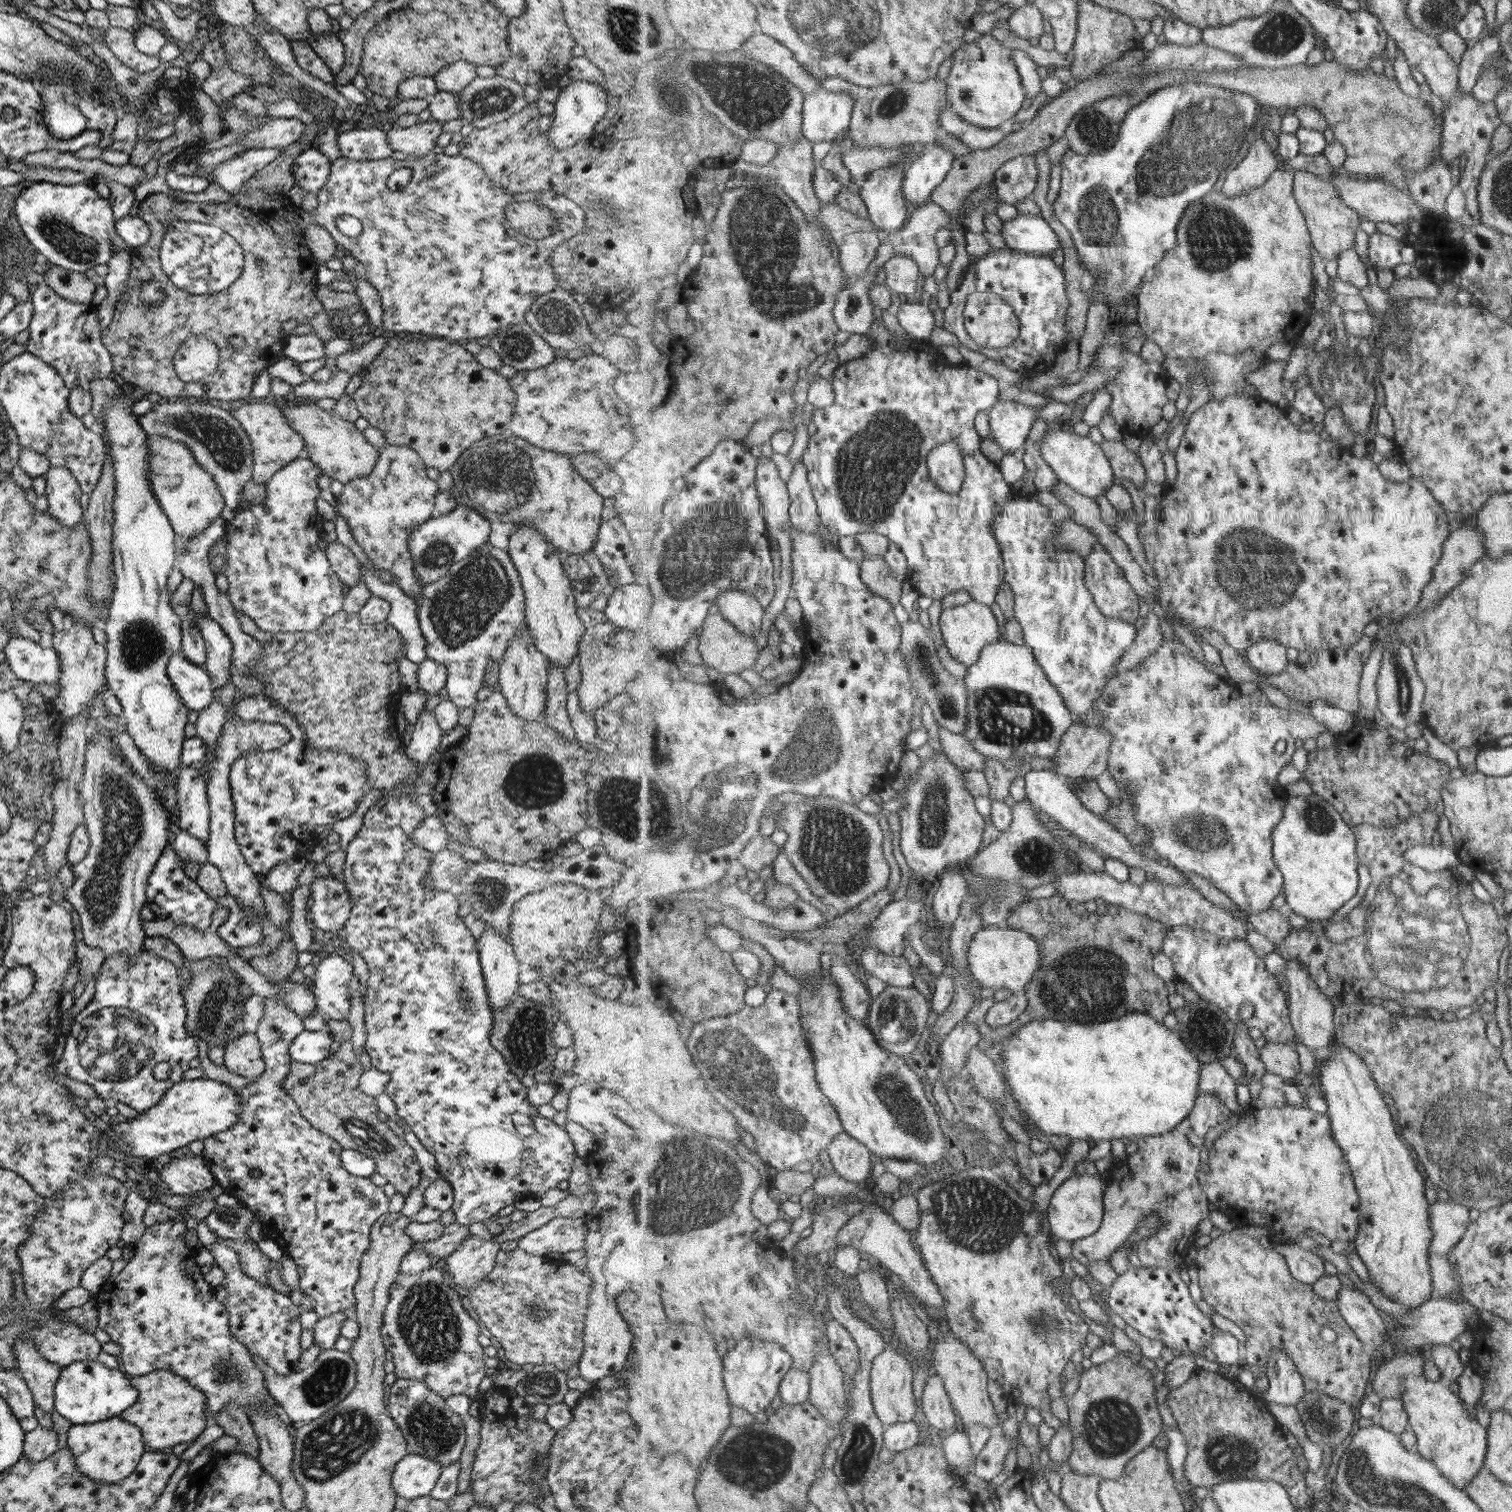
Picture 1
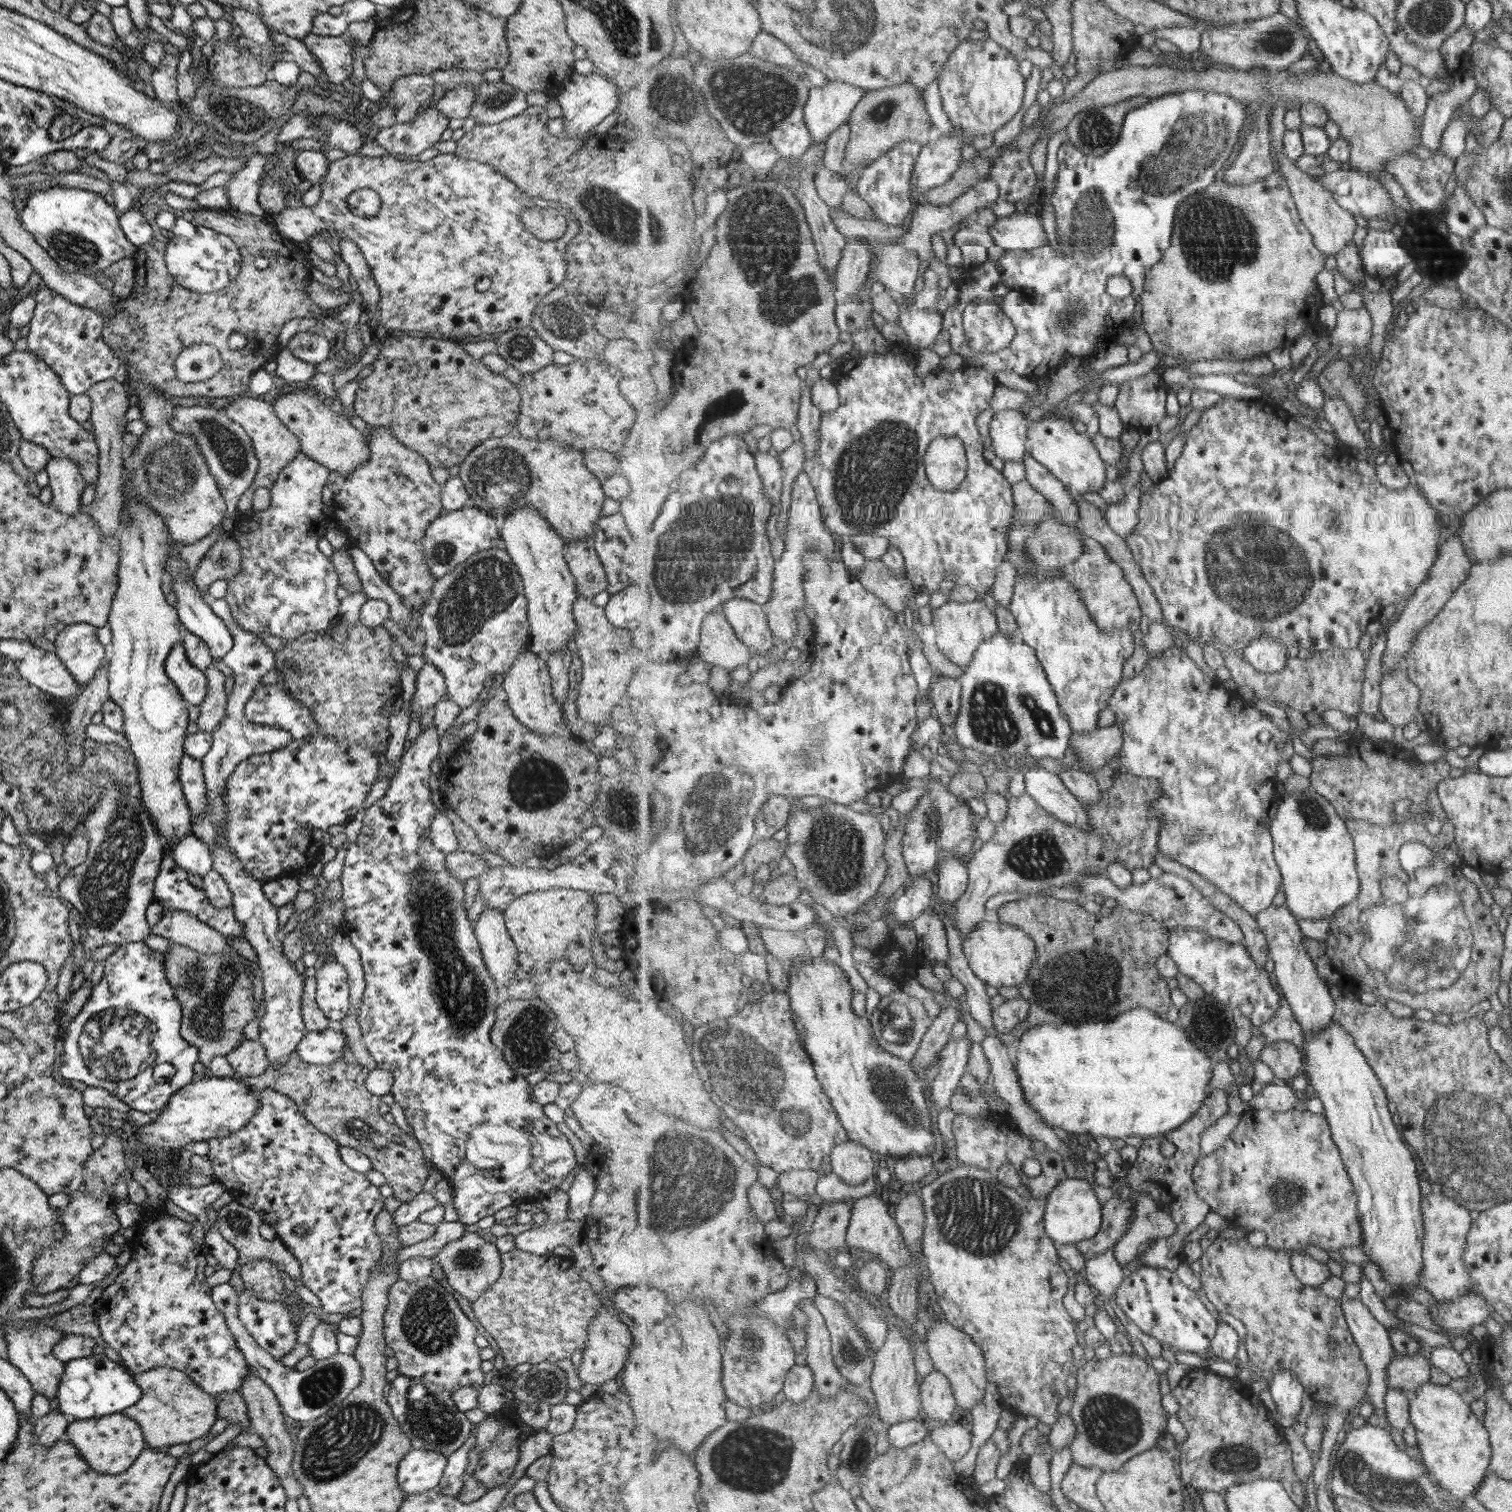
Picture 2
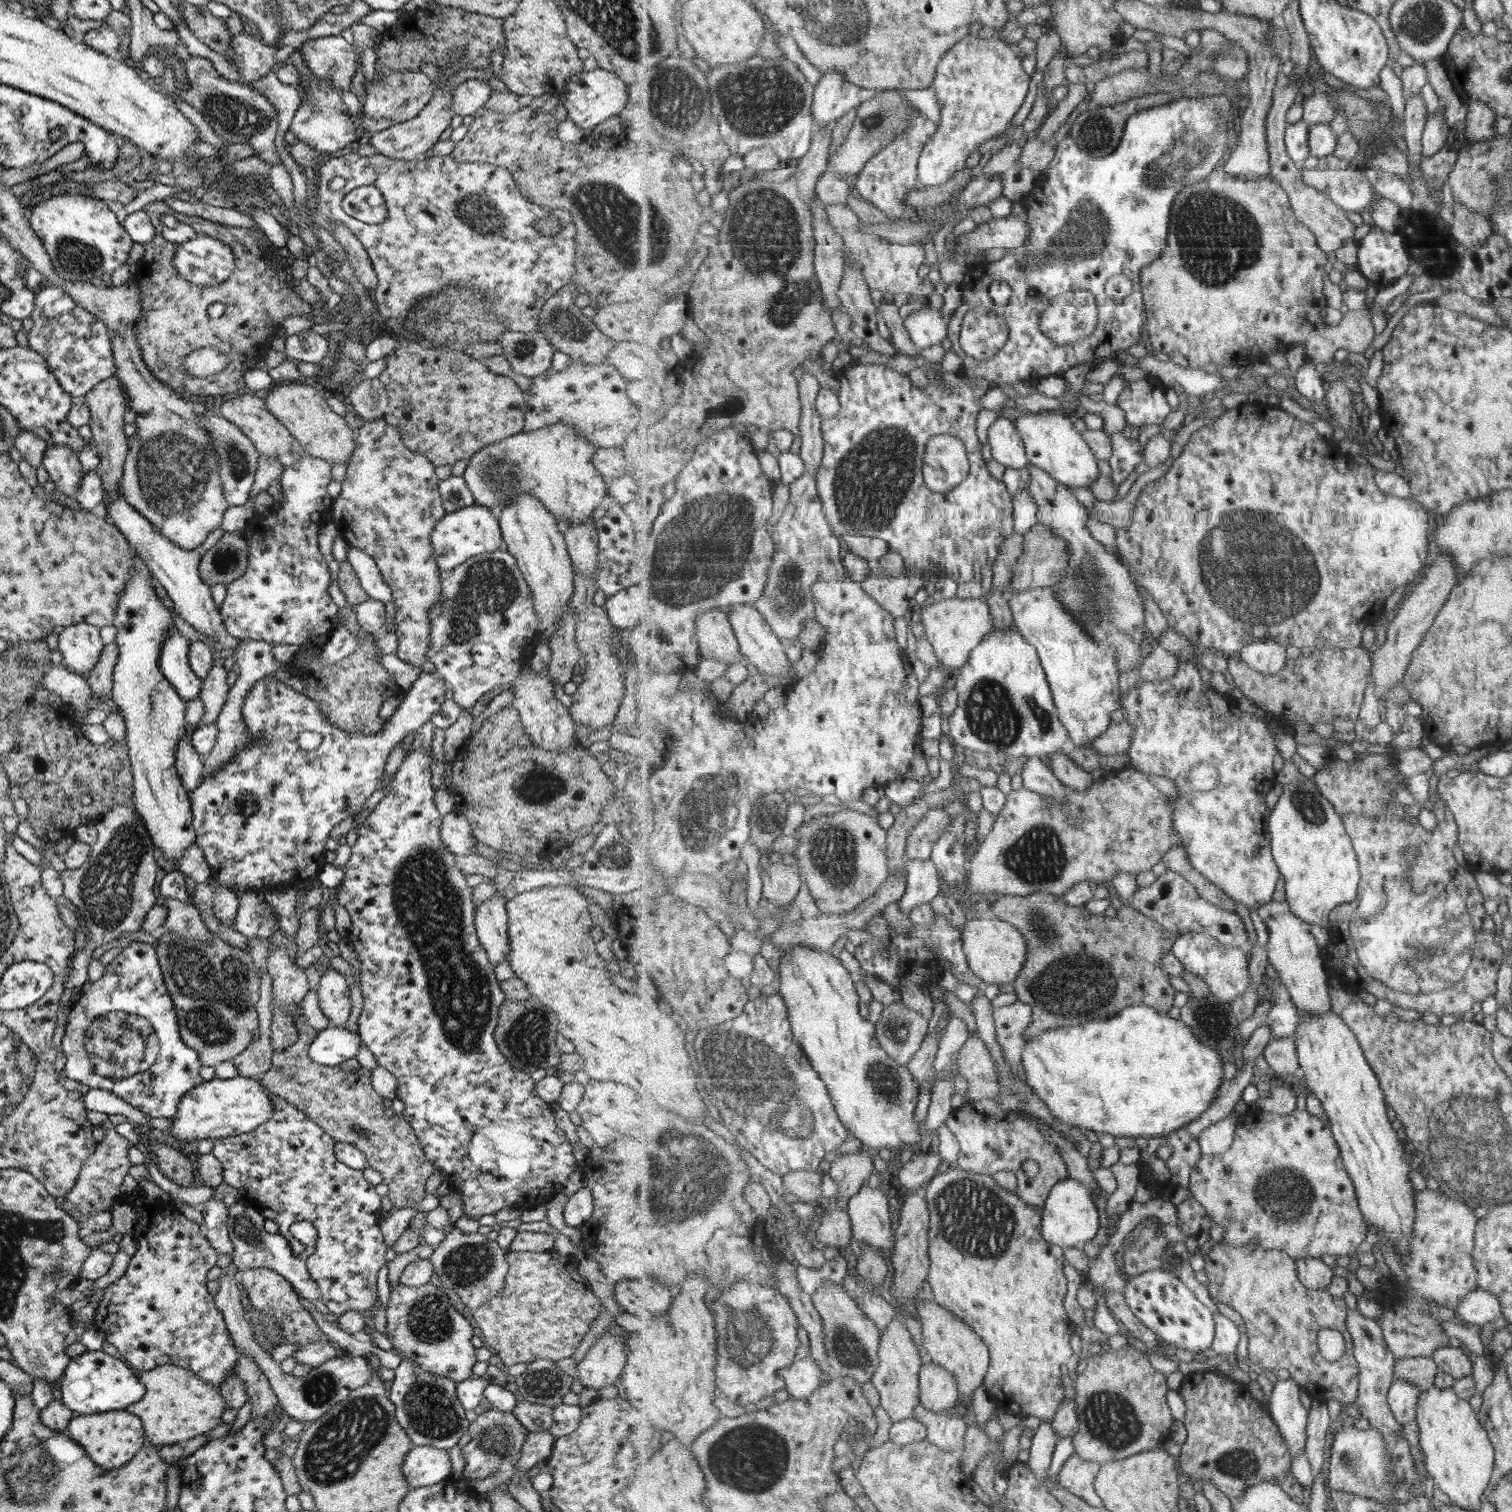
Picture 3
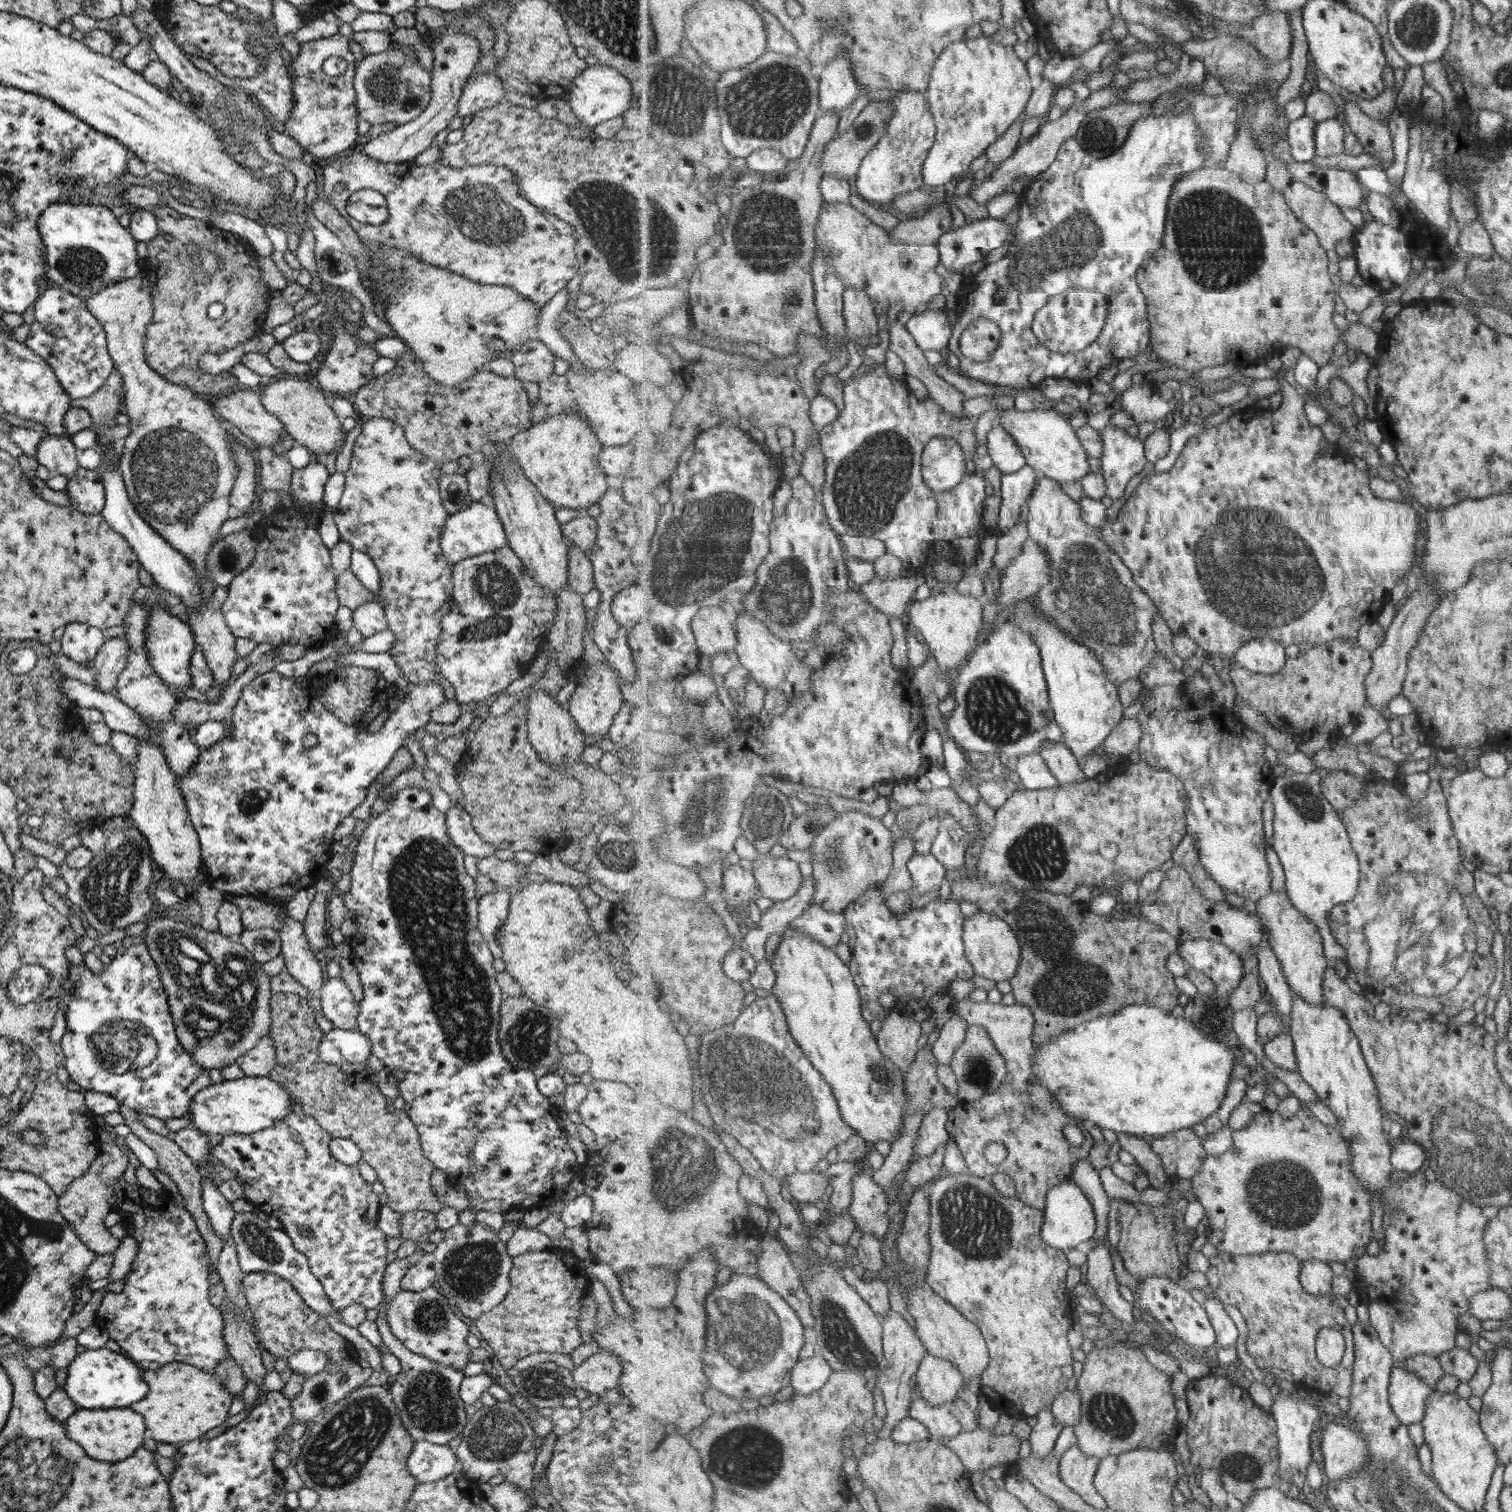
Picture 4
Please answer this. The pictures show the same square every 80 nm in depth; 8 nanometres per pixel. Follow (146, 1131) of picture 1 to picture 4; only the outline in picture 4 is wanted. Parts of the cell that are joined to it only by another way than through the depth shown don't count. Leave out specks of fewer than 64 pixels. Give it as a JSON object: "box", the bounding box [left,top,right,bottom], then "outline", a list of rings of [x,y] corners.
{"box":[186,1077,296,1134],"outline":[[[267,1077],[237,1078],[223,1080],[219,1084],[211,1084],[195,1094],[189,1104],[186,1120],[189,1128],[199,1130],[199,1133],[209,1134],[251,1134],[259,1130],[273,1127],[283,1119],[289,1111],[296,1109],[294,1100],[289,1098],[283,1086],[271,1082]]]}

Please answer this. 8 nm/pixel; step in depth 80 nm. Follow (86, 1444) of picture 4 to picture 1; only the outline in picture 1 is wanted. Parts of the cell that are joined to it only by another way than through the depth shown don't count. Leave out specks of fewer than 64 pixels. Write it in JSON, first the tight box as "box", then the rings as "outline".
{"box":[66,1416,147,1483],"outline":[[[119,1416],[91,1424],[72,1424],[66,1435],[66,1447],[77,1470],[98,1483],[118,1483],[133,1472],[140,1456],[147,1450],[139,1430]]]}

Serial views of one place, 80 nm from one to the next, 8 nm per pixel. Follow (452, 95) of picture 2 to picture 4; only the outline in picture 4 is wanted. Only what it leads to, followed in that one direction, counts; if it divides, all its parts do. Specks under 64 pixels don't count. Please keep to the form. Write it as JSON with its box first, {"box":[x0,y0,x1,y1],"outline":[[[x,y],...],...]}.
{"box":[456,72,507,119],"outline":[[[495,72],[471,73],[461,88],[461,97],[457,102],[456,116],[462,119],[475,112],[489,109],[505,100],[507,88]]]}

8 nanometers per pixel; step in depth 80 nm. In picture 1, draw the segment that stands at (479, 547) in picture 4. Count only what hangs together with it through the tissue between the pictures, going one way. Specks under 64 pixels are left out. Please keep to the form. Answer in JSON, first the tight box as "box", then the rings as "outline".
{"box":[408,505,489,584],"outline":[[[457,505],[451,512],[428,518],[416,528],[408,538],[411,566],[417,572],[420,583],[432,584],[441,579],[455,562],[465,558],[476,548],[488,544],[489,523],[472,508]]]}

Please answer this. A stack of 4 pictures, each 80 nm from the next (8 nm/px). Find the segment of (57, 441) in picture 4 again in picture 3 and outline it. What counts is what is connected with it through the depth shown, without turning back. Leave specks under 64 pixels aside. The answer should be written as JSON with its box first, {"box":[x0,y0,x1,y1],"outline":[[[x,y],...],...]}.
{"box":[40,445,85,498],"outline":[[[46,445],[40,465],[56,484],[55,490],[73,498],[78,480],[85,472],[75,453],[65,445]]]}

